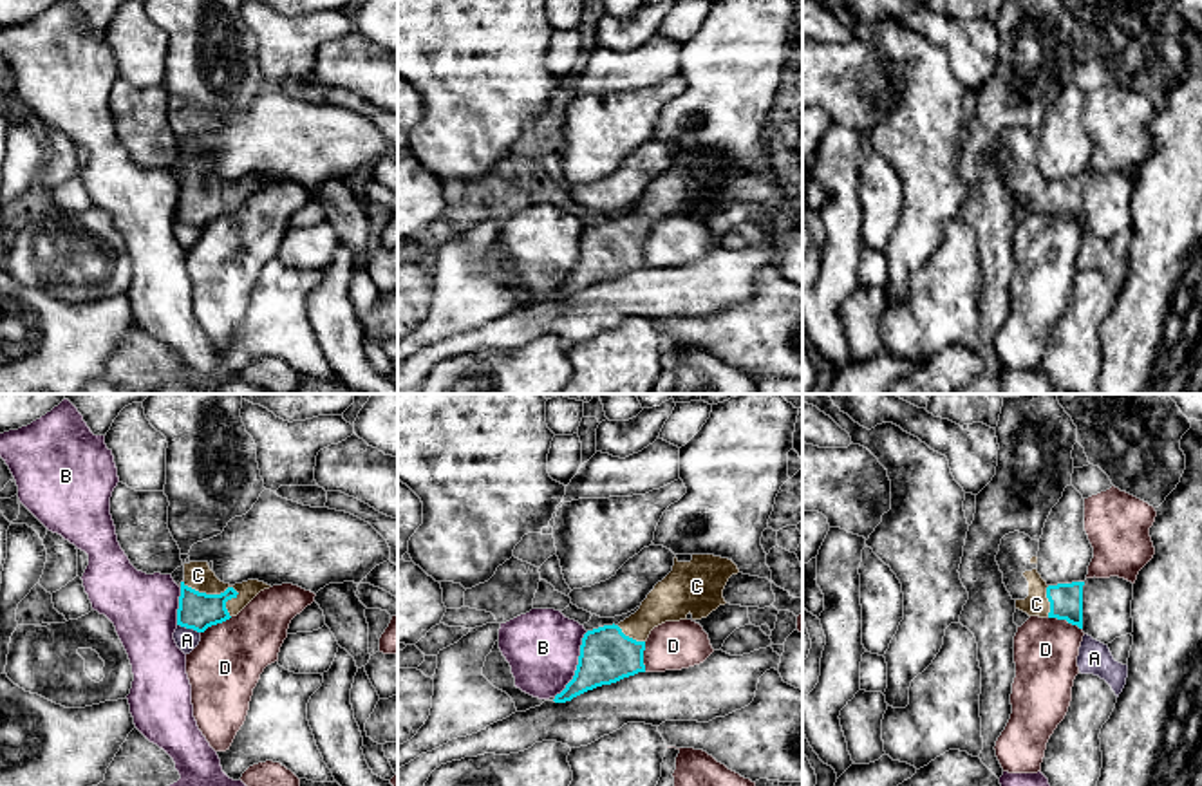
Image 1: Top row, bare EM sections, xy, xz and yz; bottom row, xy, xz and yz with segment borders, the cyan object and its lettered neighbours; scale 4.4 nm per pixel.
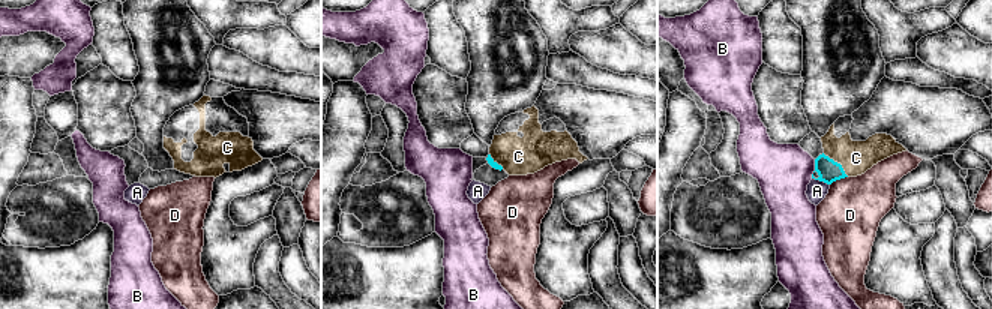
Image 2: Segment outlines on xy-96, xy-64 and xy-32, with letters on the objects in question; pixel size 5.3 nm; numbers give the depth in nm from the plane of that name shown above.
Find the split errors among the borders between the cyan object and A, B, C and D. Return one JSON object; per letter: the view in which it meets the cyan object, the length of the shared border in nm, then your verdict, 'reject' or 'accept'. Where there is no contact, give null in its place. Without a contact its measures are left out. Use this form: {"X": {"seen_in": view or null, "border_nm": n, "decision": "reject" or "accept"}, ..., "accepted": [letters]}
{"A": {"seen_in": "xy", "border_nm": 110, "decision": "reject"}, "B": {"seen_in": "xz", "border_nm": 340, "decision": "reject"}, "C": {"seen_in": "xy", "border_nm": 260, "decision": "accept"}, "D": {"seen_in": "yz", "border_nm": 170, "decision": "reject"}, "accepted": ["C"]}

